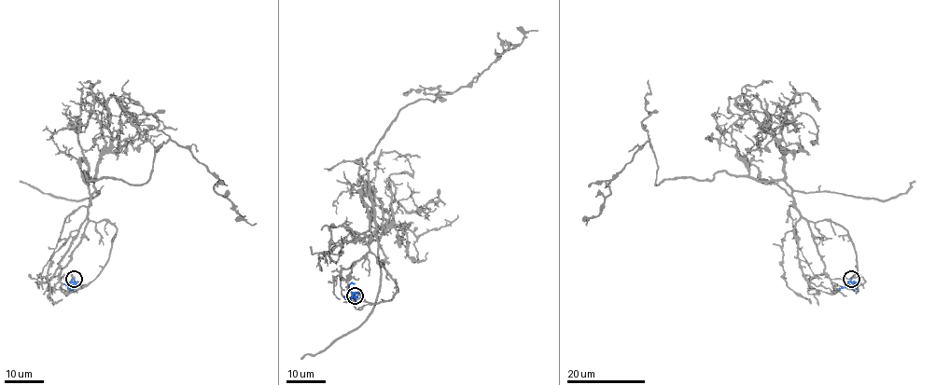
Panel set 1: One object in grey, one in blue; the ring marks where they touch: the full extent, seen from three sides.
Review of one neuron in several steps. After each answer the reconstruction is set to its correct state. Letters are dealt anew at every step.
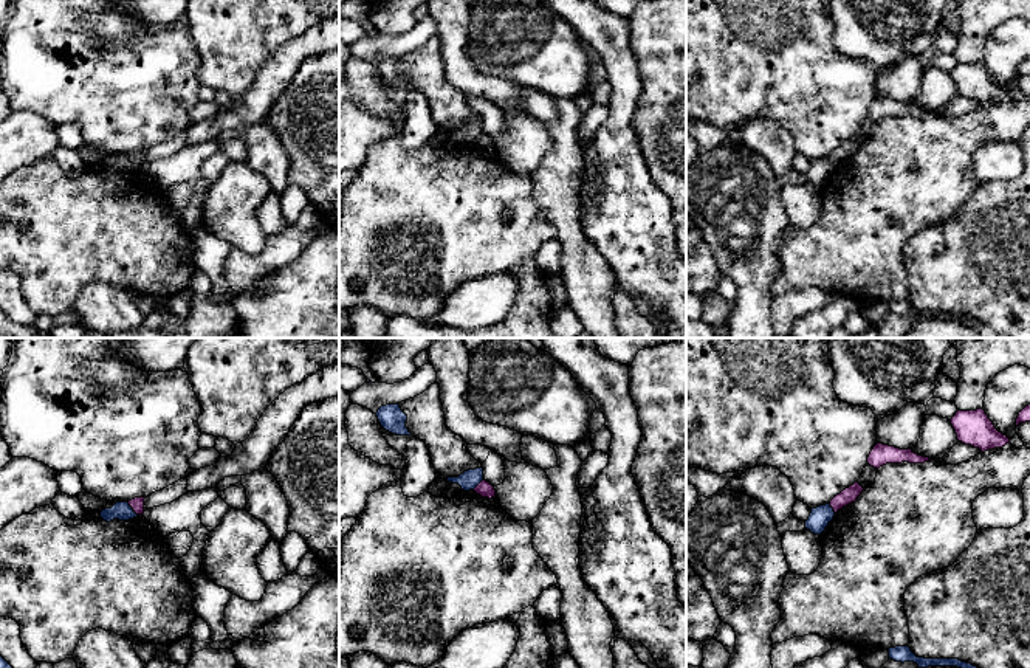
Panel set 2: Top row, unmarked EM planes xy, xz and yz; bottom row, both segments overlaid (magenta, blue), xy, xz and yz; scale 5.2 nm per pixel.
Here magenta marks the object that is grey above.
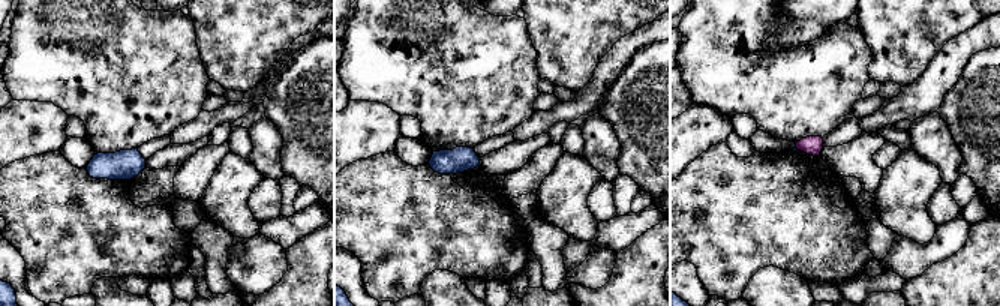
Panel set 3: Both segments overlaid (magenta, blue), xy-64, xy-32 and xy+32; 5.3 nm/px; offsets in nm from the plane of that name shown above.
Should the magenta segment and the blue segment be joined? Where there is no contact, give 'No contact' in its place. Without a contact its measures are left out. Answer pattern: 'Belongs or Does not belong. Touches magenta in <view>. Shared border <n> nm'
Belongs. Touches magenta in xy. Shared border 90 nm

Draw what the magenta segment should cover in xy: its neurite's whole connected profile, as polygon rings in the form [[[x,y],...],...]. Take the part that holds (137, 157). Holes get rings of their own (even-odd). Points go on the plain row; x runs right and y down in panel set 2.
[[[135,150],[129,155],[116,155],[112,161],[105,161],[101,164],[101,170],[107,175],[113,172],[129,174],[144,166],[144,152]]]

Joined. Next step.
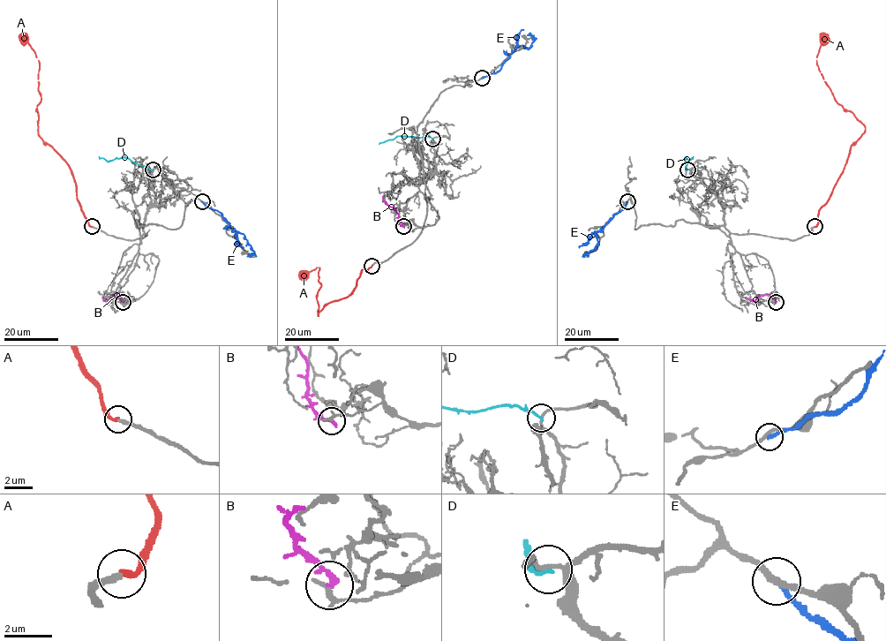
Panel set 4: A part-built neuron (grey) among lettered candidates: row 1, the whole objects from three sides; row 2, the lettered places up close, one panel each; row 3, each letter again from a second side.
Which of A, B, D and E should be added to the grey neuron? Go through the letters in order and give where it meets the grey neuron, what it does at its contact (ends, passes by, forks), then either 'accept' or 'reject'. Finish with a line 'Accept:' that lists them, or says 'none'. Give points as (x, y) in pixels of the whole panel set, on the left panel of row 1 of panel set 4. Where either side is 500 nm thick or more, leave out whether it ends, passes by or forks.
A: meets grey at (92, 226); it ends there; accept
B: meets grey at (123, 302); it ends there; reject
D: meets grey at (153, 169); it ends there; reject
E: meets grey at (202, 201); it ends there; reject
Accept: A

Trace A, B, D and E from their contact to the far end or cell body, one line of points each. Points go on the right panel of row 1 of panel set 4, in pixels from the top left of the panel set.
A: (814, 227), (850, 147), (865, 129), (836, 101), (817, 64), (826, 34)
B: (776, 302), (769, 294), (758, 296), (753, 301), (745, 297)
D: (687, 169), (685, 157), (689, 162), (693, 156)
E: (627, 201), (595, 233), (597, 245), (583, 256)

